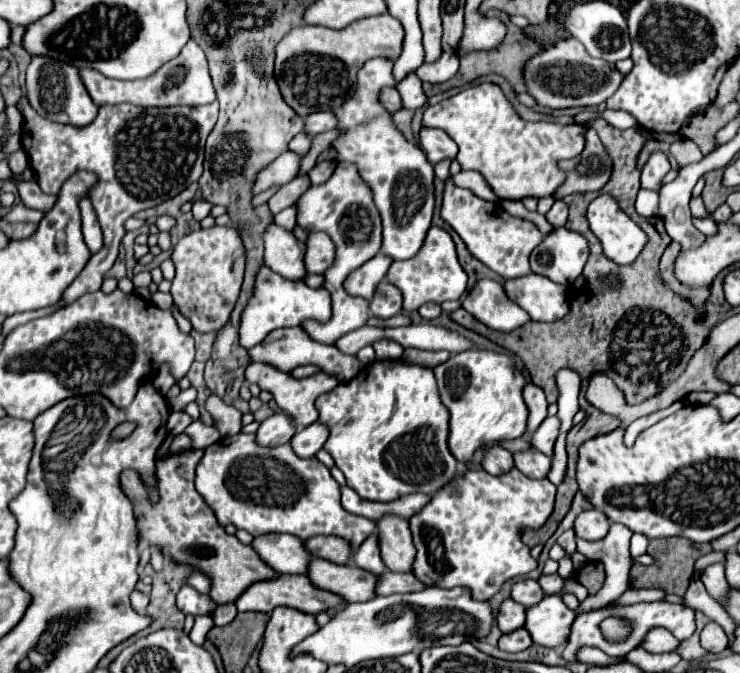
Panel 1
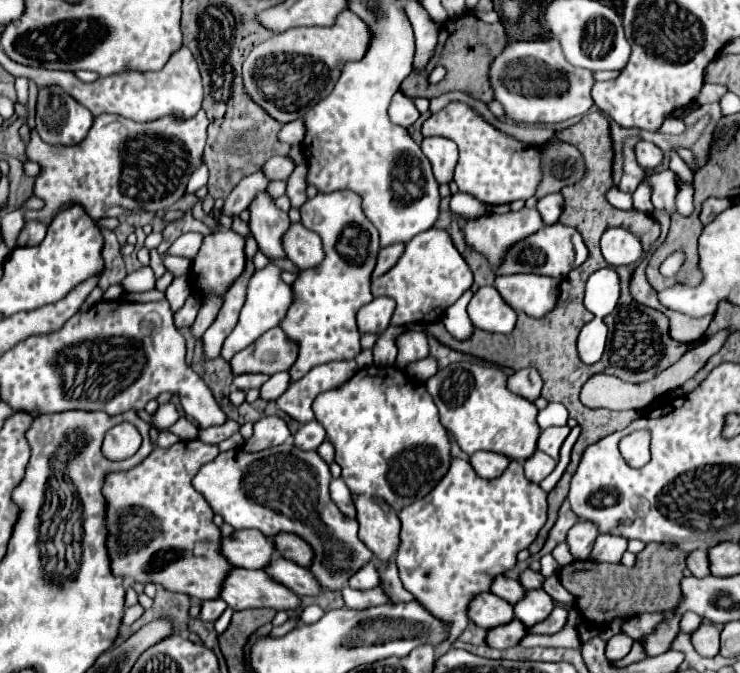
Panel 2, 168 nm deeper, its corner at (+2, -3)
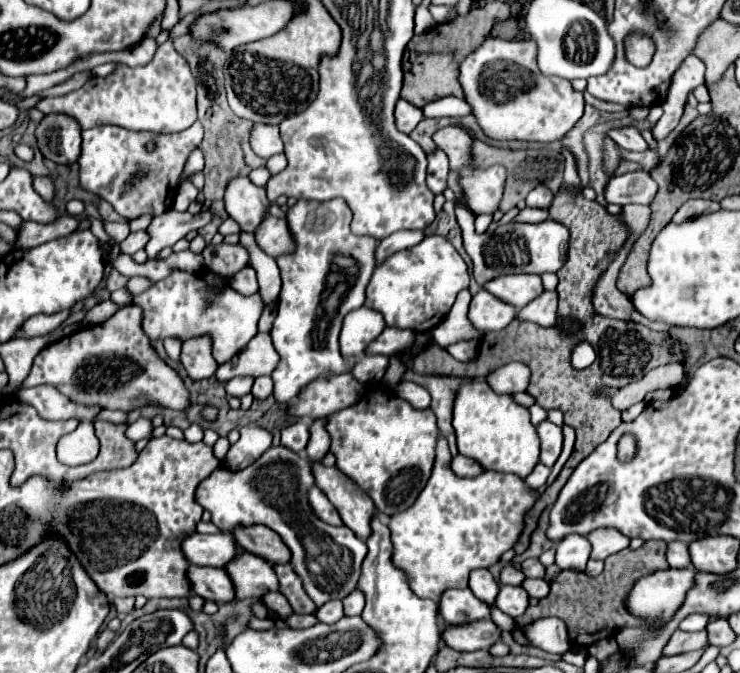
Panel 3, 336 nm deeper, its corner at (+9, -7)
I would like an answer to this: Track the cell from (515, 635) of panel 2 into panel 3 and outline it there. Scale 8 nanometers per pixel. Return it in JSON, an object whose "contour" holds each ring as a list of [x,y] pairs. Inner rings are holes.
{"contour":[[[492,619],[474,621],[460,627],[446,625],[442,631],[442,639],[456,651],[480,651],[490,649],[494,643],[500,641],[500,629]]]}

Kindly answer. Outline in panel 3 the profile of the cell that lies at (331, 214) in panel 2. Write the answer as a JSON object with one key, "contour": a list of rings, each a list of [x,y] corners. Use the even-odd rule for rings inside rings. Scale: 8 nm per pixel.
{"contour":[[[336,197],[336,199],[324,201],[324,203],[300,199],[294,207],[290,207],[286,219],[288,219],[288,227],[296,239],[296,253],[276,259],[280,273],[282,273],[282,291],[280,291],[278,315],[274,319],[272,331],[270,331],[274,347],[280,355],[280,363],[272,373],[274,399],[280,403],[292,401],[306,383],[310,383],[312,379],[316,379],[320,375],[348,373],[352,369],[340,353],[338,335],[340,335],[344,315],[350,313],[352,309],[358,309],[364,305],[364,301],[366,301],[364,291],[366,291],[366,285],[376,267],[376,261],[374,261],[376,239],[358,237],[350,231],[352,211],[344,203],[344,199]]]}

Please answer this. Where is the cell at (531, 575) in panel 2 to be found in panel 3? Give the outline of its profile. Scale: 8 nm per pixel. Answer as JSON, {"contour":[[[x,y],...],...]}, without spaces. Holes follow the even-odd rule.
{"contour":[[[506,565],[506,567],[502,569],[502,573],[500,573],[500,583],[502,583],[502,585],[514,585],[514,587],[520,587],[524,579],[526,579],[524,573],[518,571],[518,569],[512,567],[512,565]]]}

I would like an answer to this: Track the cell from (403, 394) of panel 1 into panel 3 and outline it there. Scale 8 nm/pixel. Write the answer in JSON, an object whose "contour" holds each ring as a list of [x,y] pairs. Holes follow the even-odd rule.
{"contour":[[[370,385],[350,409],[340,409],[326,417],[326,431],[332,439],[330,451],[336,457],[336,467],[372,497],[380,513],[394,515],[408,509],[426,487],[434,467],[434,445],[438,441],[436,417],[430,409],[414,409],[406,399],[396,397],[394,391],[382,385]]]}

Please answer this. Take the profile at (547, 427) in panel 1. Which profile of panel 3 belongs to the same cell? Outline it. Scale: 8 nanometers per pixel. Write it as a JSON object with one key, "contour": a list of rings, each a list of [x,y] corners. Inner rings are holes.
{"contour":[[[550,421],[538,425],[540,435],[540,463],[552,467],[562,451],[562,429]]]}

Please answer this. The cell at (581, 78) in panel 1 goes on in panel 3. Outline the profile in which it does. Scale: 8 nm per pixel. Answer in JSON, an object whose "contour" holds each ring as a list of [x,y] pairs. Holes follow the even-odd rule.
{"contour":[[[488,37],[474,53],[470,53],[460,63],[460,83],[466,95],[466,101],[472,105],[474,115],[488,137],[494,139],[522,139],[522,141],[538,141],[550,143],[562,139],[574,123],[584,113],[582,93],[572,87],[568,79],[562,77],[546,77],[536,63],[538,45],[532,39],[514,39],[504,41],[498,37]]]}

